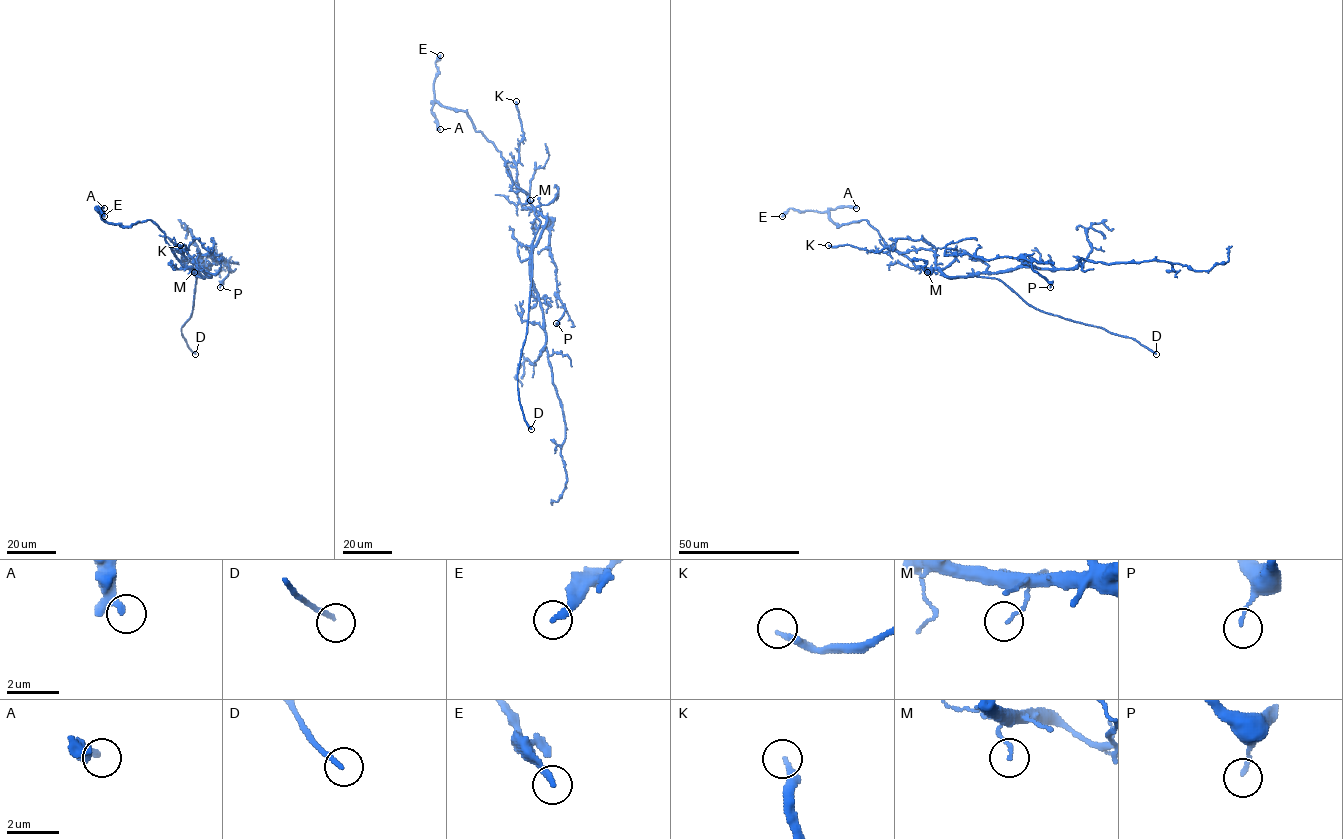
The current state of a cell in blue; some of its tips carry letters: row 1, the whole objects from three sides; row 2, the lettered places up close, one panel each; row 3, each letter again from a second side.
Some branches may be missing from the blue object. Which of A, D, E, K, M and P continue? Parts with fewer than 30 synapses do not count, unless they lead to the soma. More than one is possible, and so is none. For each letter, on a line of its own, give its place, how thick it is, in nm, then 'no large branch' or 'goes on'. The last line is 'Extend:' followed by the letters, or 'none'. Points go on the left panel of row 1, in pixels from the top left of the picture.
A: at (104, 208); 180 nm thick; no large branch
D: at (195, 354); 170 nm thick; goes on
E: at (104, 216); 280 nm thick; no large branch
K: at (180, 245); 200 nm thick; no large branch
M: at (194, 272); 120 nm thick; no large branch
P: at (220, 287); 130 nm thick; no large branch
Extend: D

